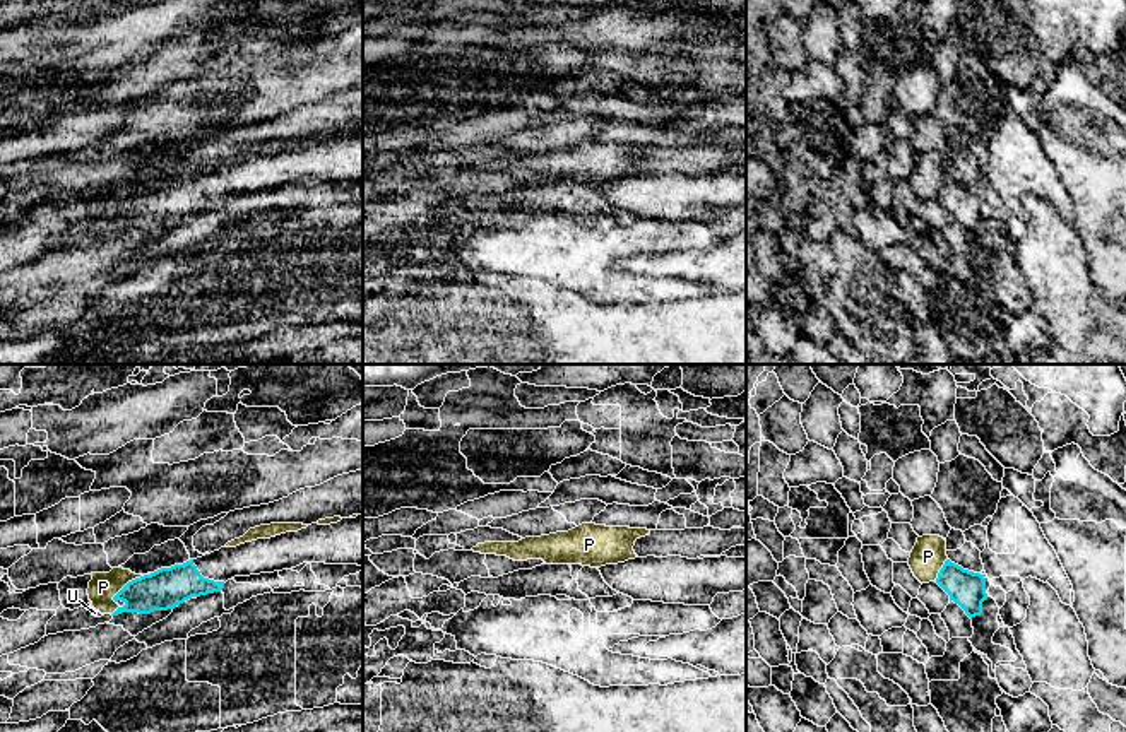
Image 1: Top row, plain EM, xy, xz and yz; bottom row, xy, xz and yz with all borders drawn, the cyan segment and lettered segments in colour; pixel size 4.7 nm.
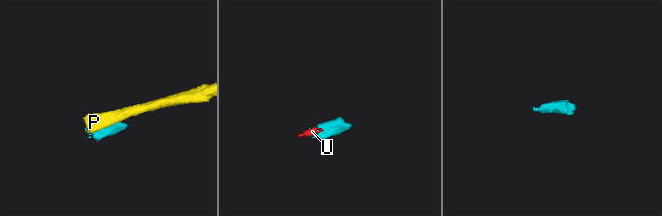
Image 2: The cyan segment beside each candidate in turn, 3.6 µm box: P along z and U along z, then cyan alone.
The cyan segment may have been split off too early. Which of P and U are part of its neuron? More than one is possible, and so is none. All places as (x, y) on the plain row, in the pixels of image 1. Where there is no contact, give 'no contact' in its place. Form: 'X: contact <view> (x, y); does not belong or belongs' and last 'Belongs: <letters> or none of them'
P: contact xy (127, 200); does not belong
U: contact xy (122, 218); does not belong
Belongs: none of them

